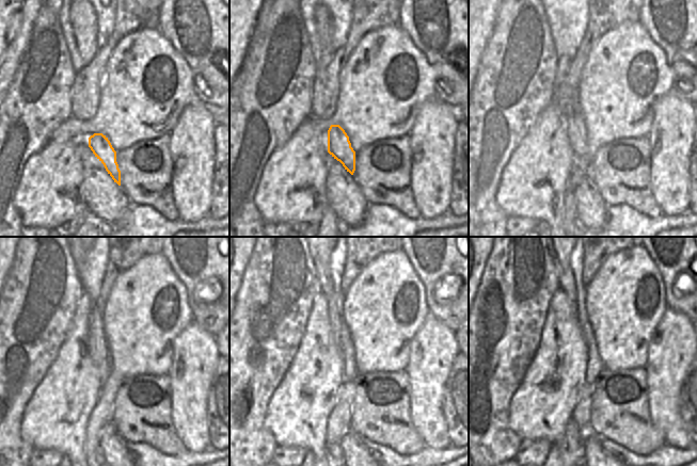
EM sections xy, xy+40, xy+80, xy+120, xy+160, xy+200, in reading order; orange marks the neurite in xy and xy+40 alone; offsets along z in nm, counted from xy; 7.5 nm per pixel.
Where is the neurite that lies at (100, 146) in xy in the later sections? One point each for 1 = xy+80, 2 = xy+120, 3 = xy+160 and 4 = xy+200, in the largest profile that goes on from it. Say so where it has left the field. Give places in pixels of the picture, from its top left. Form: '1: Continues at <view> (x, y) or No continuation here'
1: Continues at xy+80 (567, 99)
2: Continues at xy+120 (95, 349)
3: Continues at xy+160 (320, 258)
4: Continues at xy+200 (560, 258)

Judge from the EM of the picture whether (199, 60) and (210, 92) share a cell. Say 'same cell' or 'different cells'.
same cell

